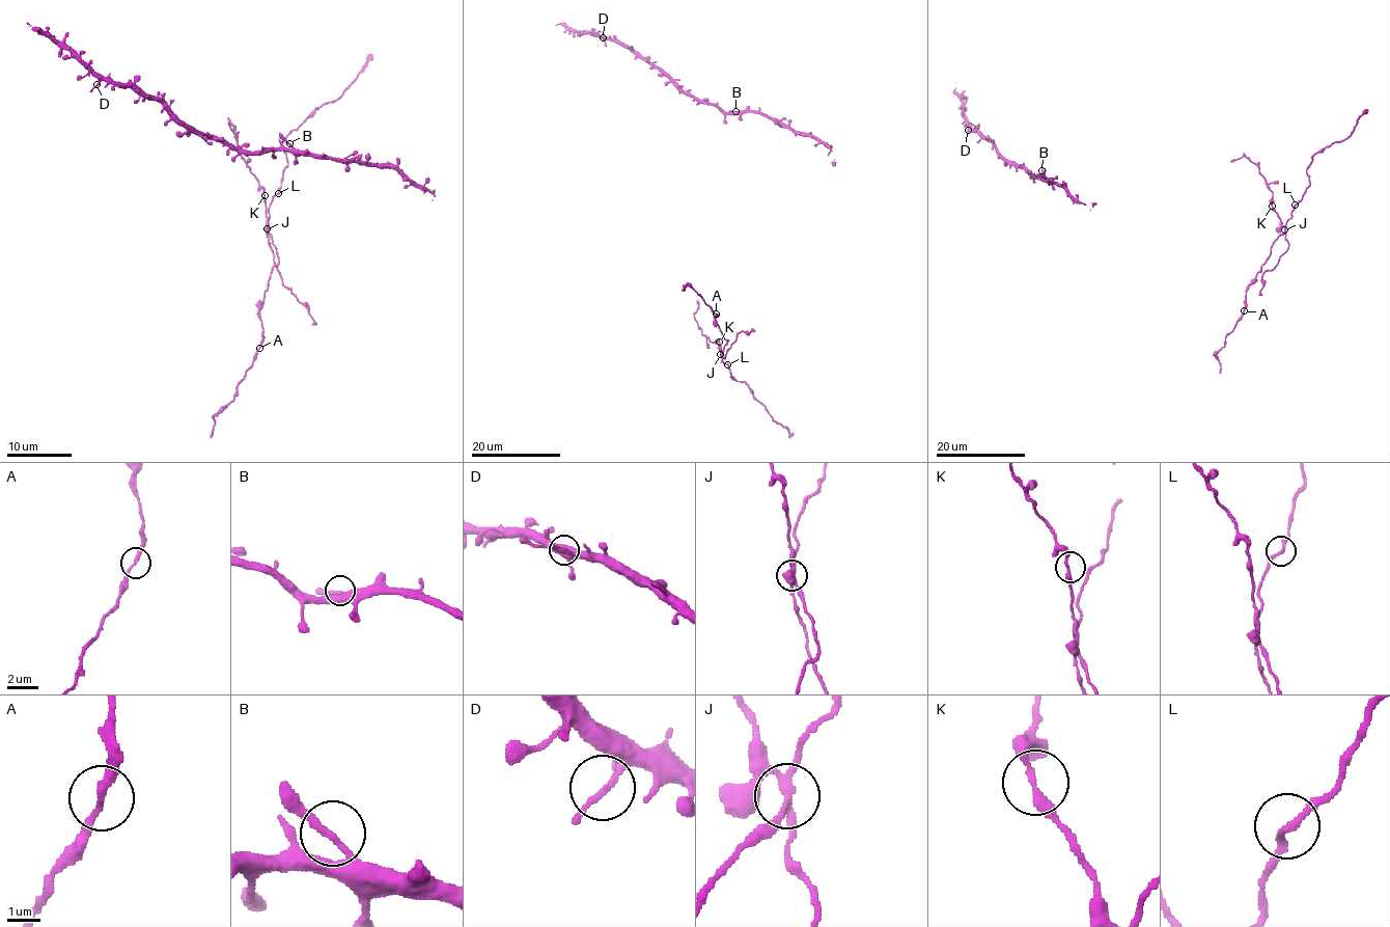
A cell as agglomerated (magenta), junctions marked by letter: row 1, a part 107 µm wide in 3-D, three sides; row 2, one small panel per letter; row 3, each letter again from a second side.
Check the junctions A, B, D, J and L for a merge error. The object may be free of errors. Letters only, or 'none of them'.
J

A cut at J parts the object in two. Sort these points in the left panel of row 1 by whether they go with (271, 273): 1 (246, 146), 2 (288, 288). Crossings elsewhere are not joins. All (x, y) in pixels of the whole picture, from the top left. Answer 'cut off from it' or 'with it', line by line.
1: with it
2: cut off from it

